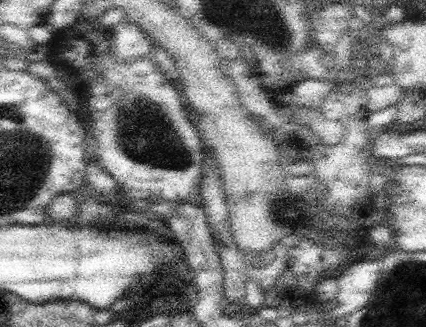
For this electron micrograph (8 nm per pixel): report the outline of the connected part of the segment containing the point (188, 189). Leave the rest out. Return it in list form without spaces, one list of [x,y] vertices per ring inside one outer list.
[[[82,16],[74,22],[72,26],[59,30],[53,36],[52,41],[48,43],[47,58],[55,64],[58,69],[58,76],[67,80],[69,84],[74,84],[77,87],[79,99],[82,104],[88,109],[88,114],[92,117],[91,122],[88,124],[89,136],[95,140],[95,161],[104,169],[109,172],[114,179],[116,179],[117,187],[120,189],[120,194],[132,200],[148,200],[152,196],[160,198],[162,201],[169,201],[172,203],[190,202],[190,204],[202,205],[202,175],[203,175],[203,156],[204,151],[209,151],[205,146],[201,130],[197,127],[194,117],[190,114],[189,109],[186,107],[183,93],[174,82],[163,73],[163,70],[156,64],[156,61],[151,57],[142,57],[135,61],[119,61],[111,53],[111,32],[110,28],[104,27],[97,19],[85,20]]]

